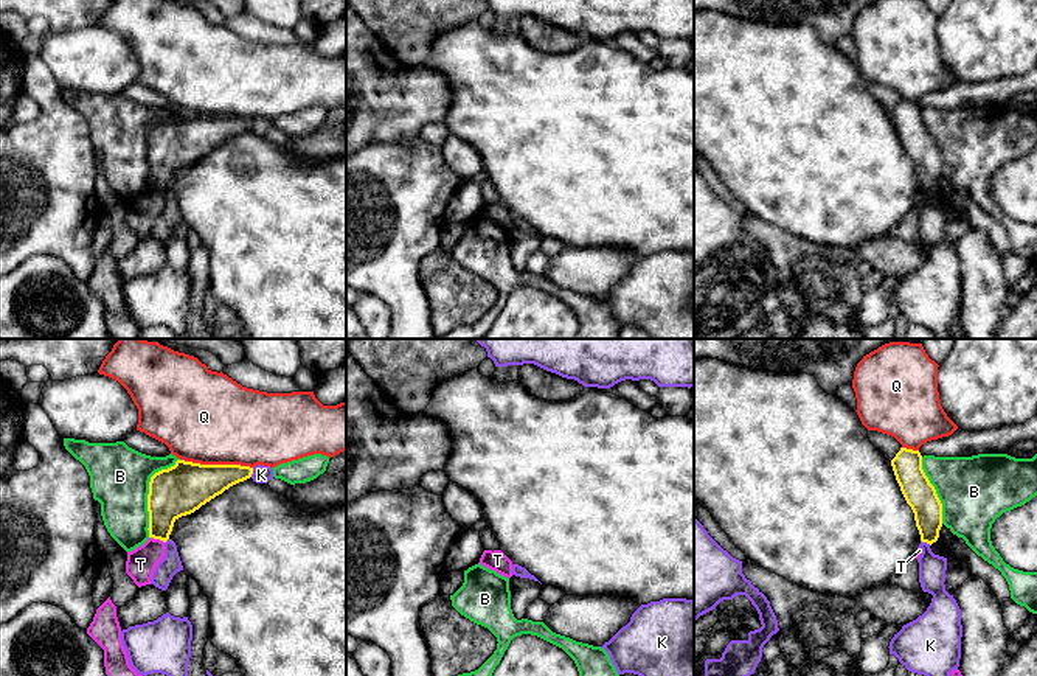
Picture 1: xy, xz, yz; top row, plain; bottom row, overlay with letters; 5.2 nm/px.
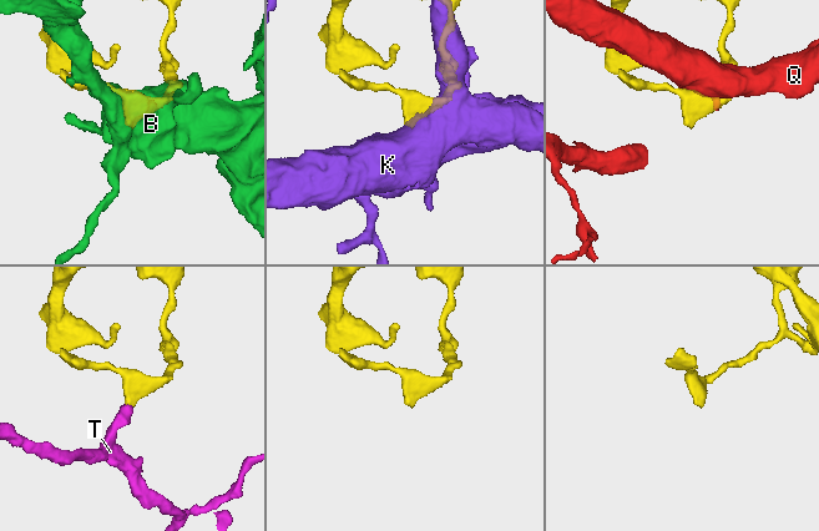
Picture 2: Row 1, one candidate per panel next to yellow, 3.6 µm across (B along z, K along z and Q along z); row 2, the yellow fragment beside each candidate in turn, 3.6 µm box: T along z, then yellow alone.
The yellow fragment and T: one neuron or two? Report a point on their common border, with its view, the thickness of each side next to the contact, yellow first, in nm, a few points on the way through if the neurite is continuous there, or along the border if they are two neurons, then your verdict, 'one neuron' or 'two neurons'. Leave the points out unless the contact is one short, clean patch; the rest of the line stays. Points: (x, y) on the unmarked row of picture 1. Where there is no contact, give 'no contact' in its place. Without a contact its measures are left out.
contact xy (157, 190); calibres 260 and 150 nm; border xy (149, 188), (159, 190), (163, 195); two neurons

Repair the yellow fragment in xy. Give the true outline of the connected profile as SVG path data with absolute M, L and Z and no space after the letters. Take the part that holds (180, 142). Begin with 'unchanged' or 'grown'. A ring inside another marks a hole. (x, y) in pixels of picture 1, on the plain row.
unchanged; M185 112L155 124L147 146L149 190L166 194L179 169L194 165L251 126L250 118L200 117Z

